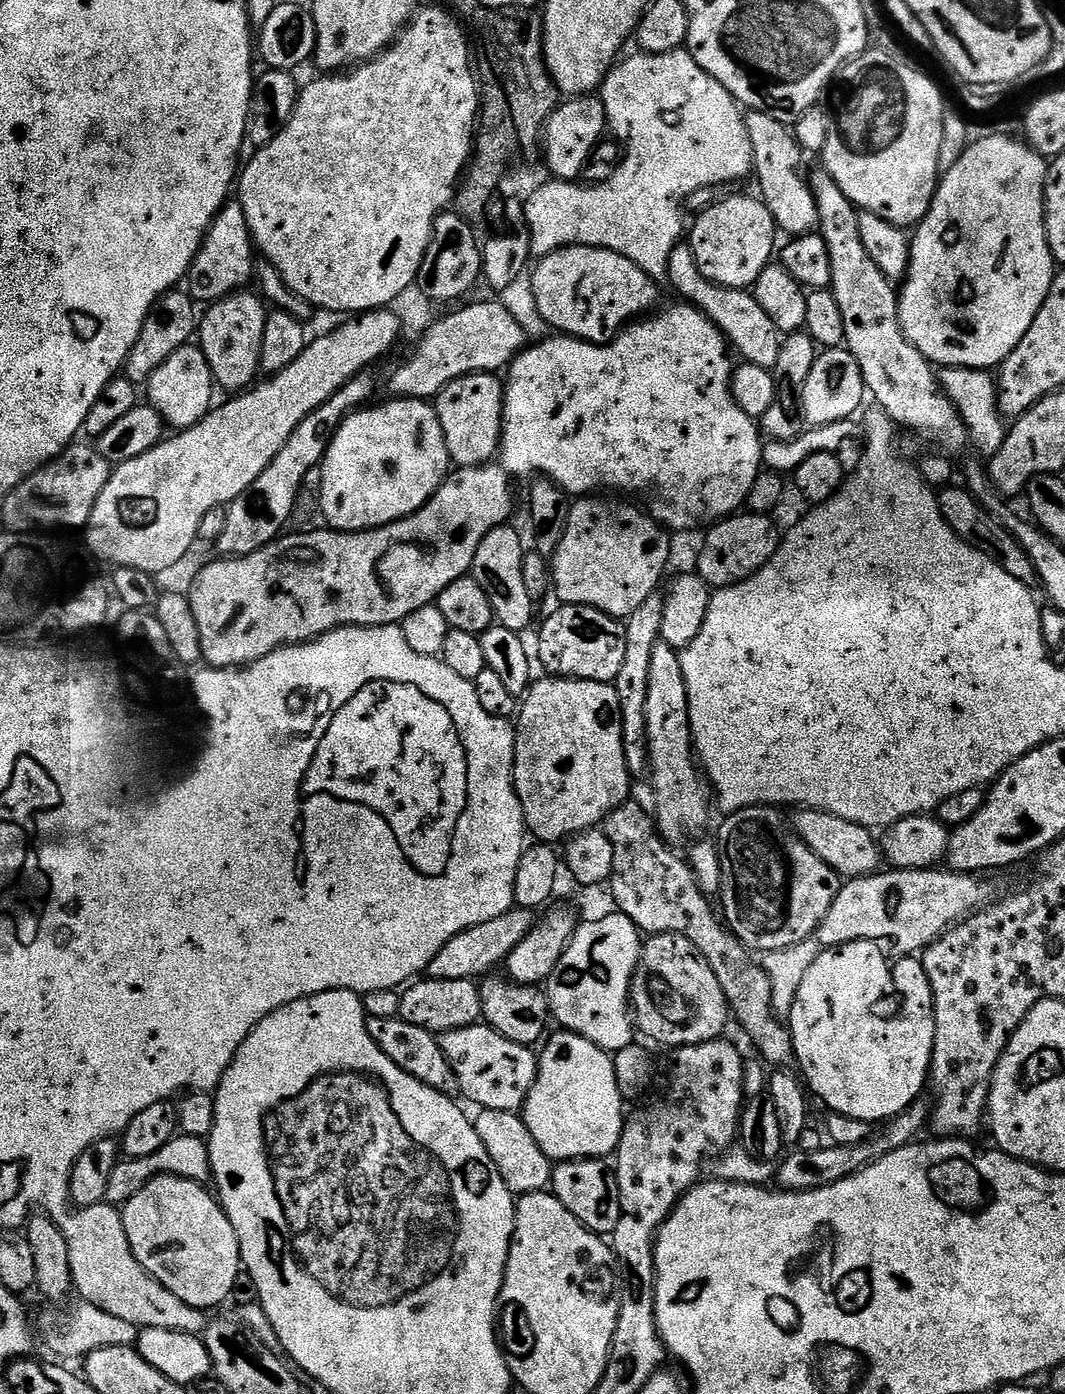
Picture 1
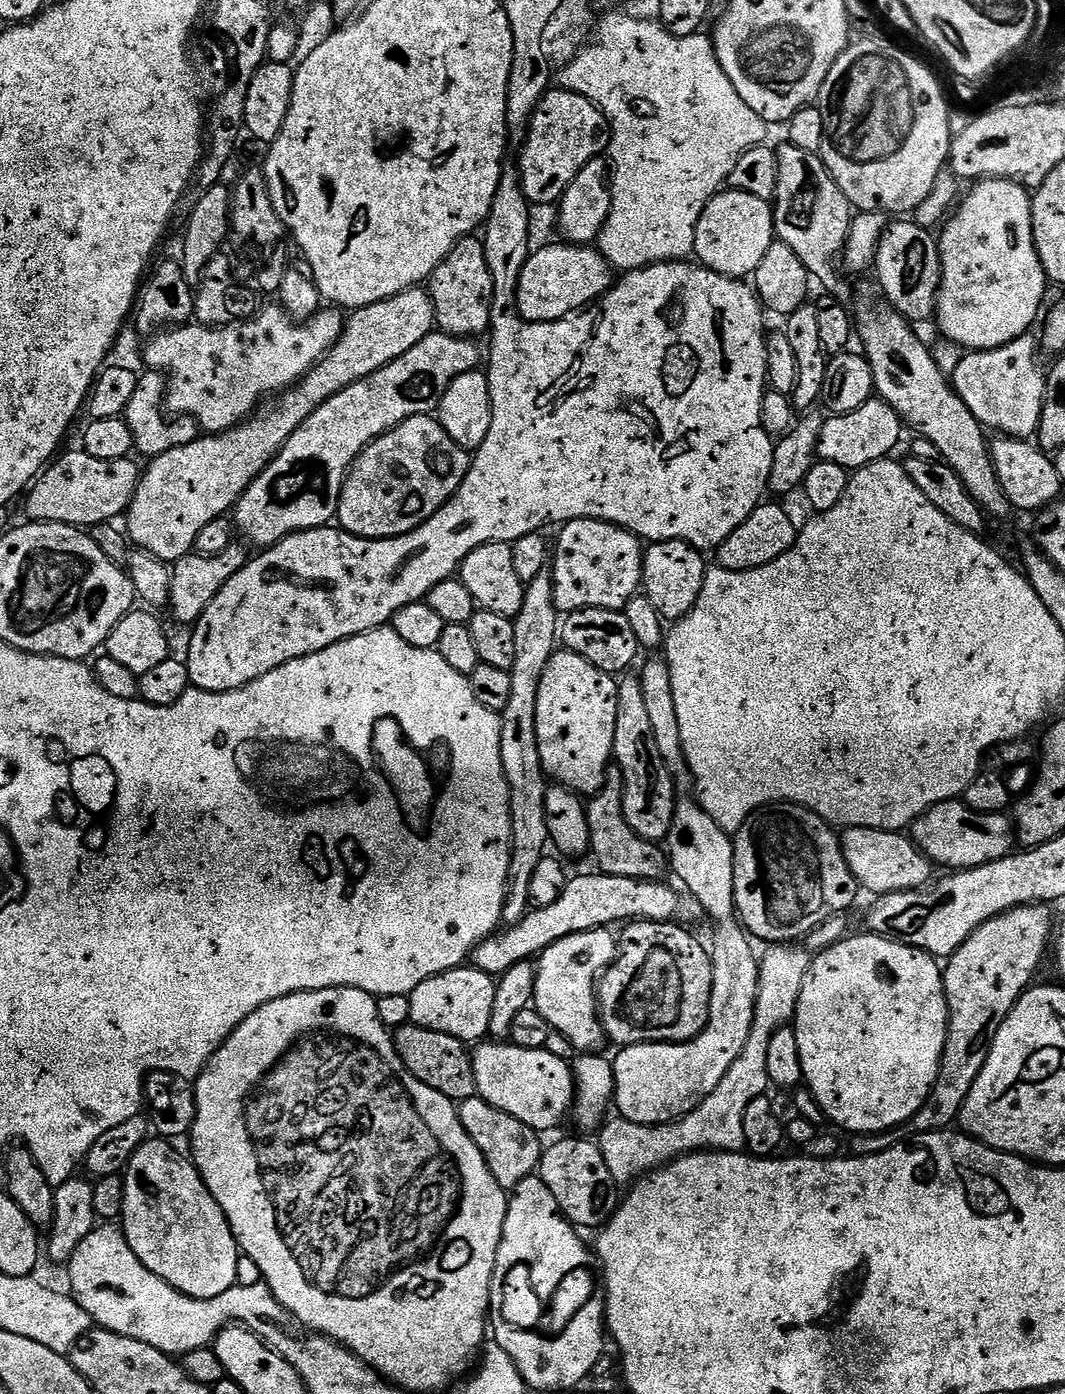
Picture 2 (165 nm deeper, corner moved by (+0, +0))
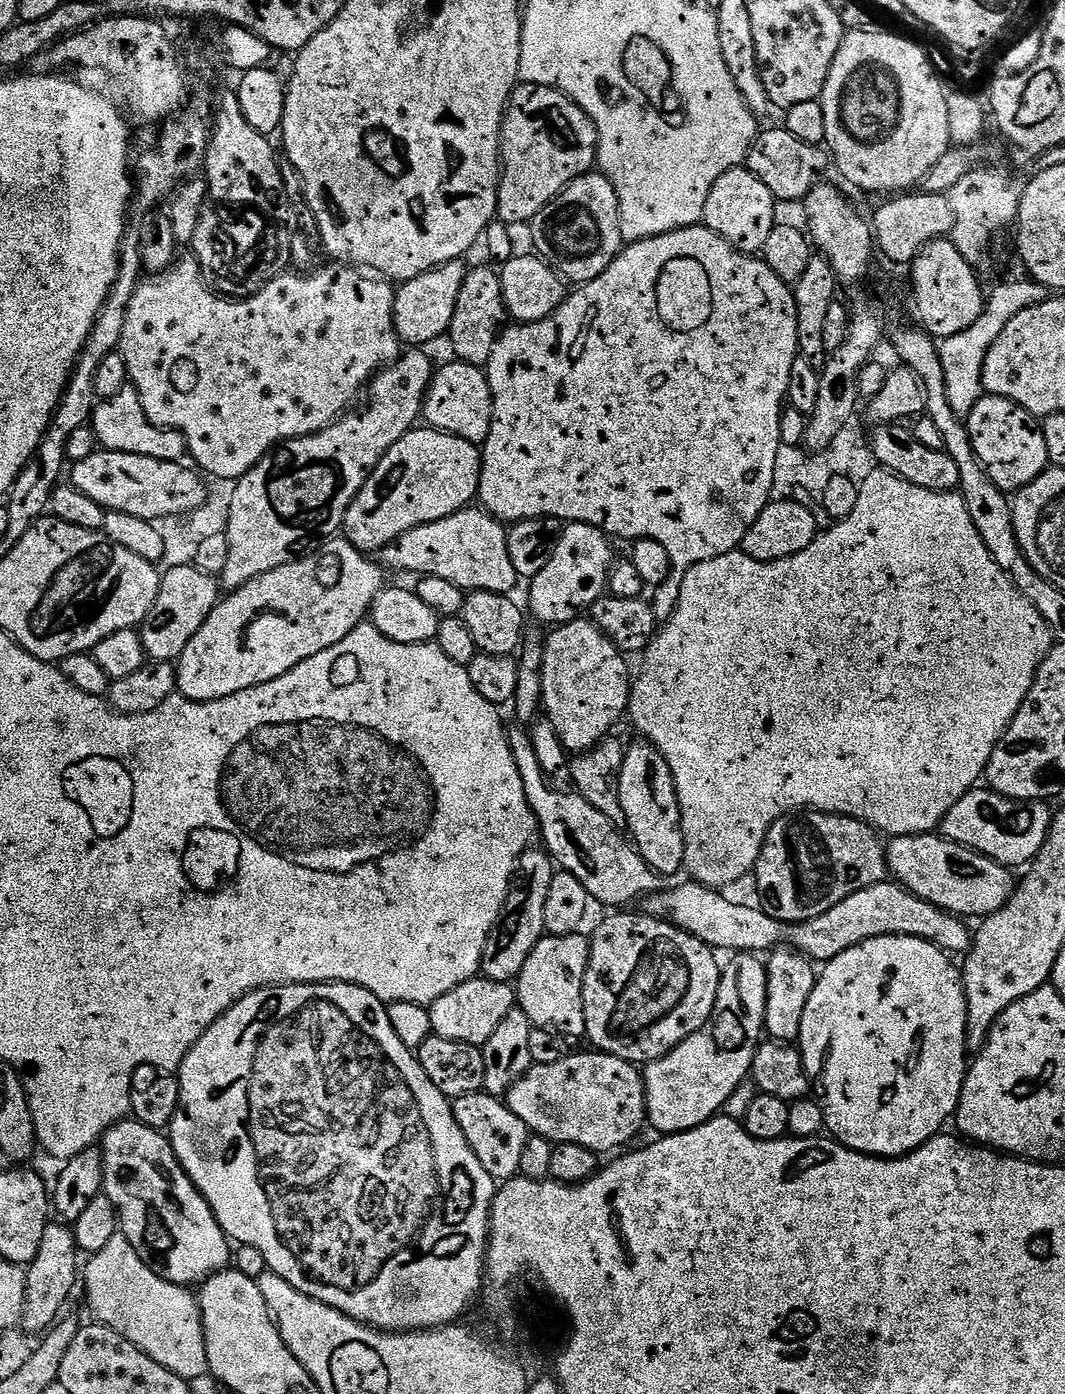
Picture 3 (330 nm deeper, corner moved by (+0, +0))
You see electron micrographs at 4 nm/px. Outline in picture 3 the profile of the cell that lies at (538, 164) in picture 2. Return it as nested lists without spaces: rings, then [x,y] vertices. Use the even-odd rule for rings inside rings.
[[[521,83],[512,89],[512,94],[508,98],[508,107],[504,114],[504,121],[500,124],[500,189],[498,190],[498,198],[496,199],[496,215],[503,223],[509,226],[515,224],[527,225],[535,216],[547,206],[553,198],[566,186],[570,186],[570,182],[574,182],[579,176],[584,176],[587,172],[593,171],[596,164],[596,145],[600,143],[594,122],[576,105],[568,96],[562,95],[557,88],[547,88],[541,84]]]

